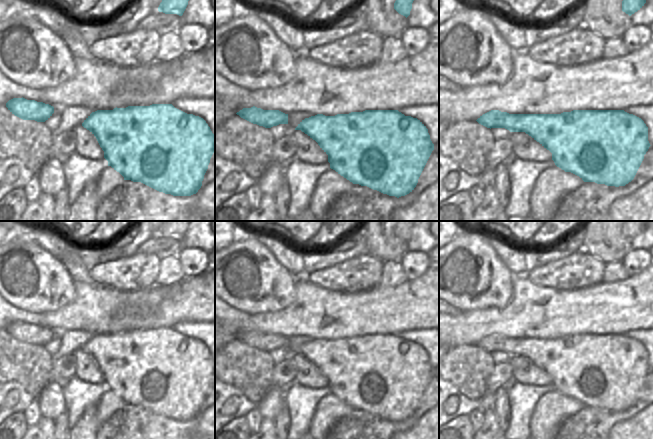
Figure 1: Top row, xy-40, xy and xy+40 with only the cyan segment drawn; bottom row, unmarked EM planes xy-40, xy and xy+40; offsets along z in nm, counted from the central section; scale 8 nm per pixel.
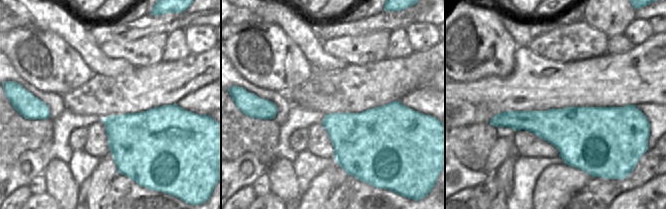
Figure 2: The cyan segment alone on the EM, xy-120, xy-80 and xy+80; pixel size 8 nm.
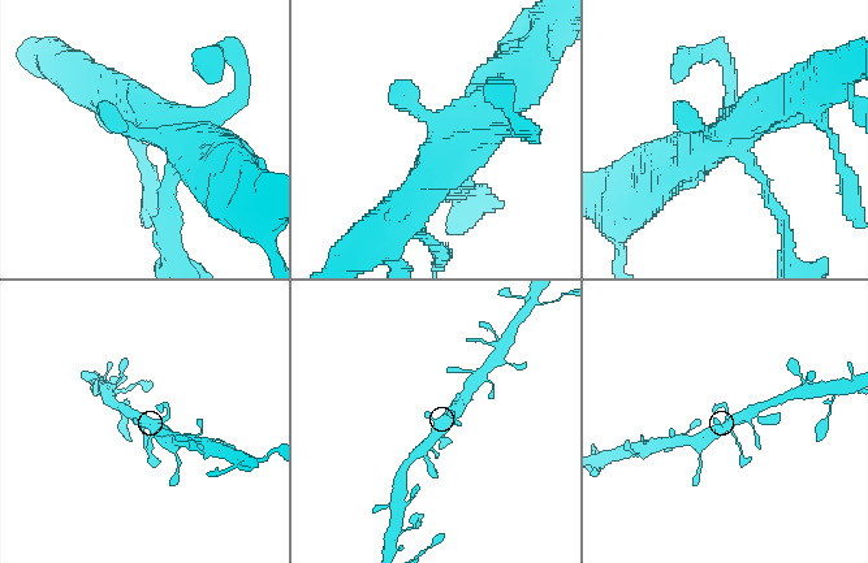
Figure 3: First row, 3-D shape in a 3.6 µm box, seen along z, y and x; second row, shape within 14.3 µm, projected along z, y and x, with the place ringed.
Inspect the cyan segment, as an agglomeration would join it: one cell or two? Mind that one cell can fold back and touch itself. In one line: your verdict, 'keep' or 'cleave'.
keep

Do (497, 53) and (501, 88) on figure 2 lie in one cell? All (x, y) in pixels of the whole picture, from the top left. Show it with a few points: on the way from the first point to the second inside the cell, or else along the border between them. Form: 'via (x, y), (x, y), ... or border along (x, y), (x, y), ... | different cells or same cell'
border along (514, 58), (514, 68), (506, 76), (477, 80) | different cells

